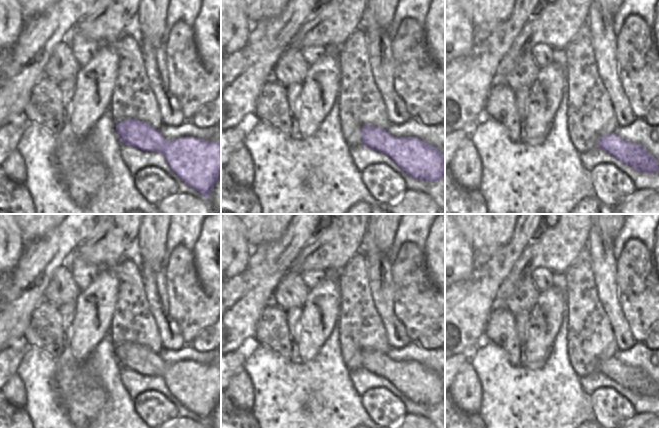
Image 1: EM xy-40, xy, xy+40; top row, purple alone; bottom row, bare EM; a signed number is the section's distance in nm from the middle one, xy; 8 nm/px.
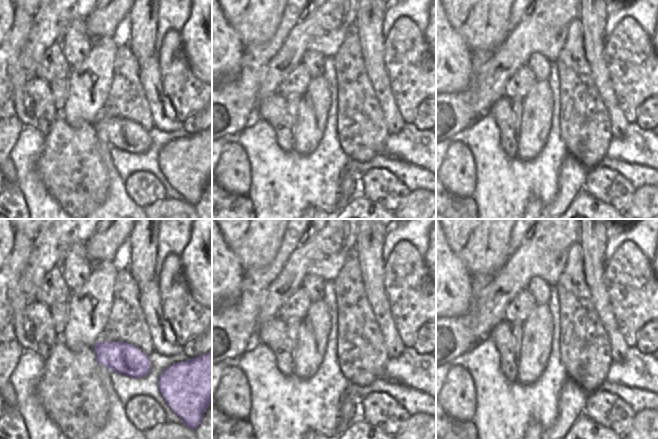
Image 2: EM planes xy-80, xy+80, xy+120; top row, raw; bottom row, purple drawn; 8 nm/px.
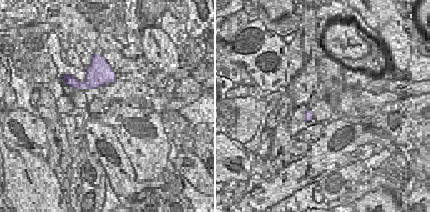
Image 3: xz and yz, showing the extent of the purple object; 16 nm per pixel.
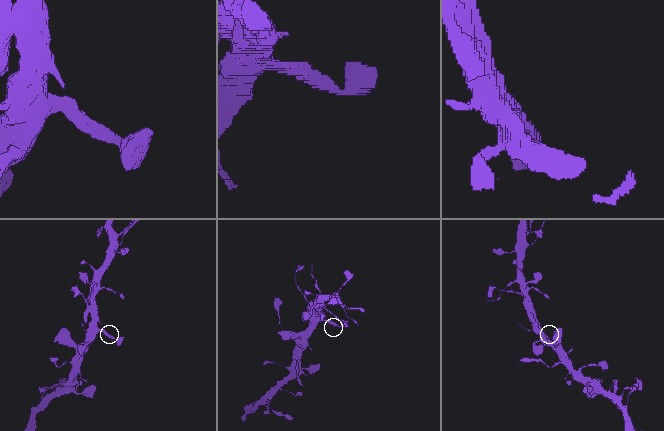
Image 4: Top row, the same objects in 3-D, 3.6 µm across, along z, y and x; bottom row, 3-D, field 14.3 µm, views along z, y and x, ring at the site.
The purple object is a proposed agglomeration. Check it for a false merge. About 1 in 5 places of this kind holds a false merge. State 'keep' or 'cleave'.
keep

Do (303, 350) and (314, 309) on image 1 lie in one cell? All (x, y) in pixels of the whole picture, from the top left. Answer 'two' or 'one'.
one

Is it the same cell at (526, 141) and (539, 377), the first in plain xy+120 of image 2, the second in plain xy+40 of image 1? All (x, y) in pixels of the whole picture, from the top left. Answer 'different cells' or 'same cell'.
different cells

